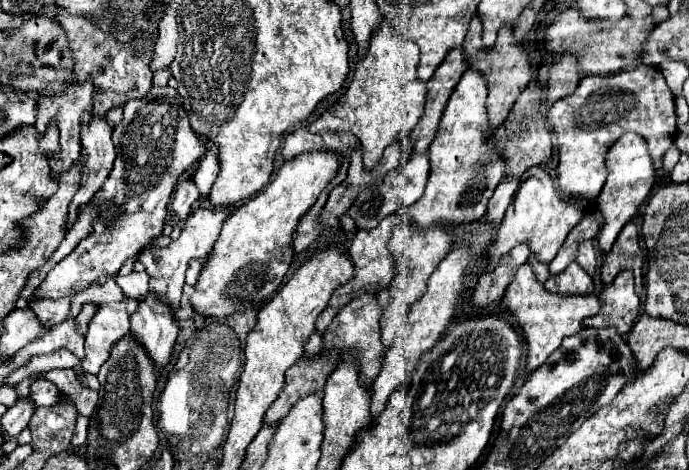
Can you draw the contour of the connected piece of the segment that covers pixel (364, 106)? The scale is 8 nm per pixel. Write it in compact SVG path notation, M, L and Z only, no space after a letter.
M382 22L370 38L366 54L358 60L352 82L336 104L332 104L316 122L310 124L312 132L338 130L358 136L364 148L364 166L374 168L382 150L390 146L402 132L414 130L426 104L426 82L416 76L418 44L404 40L390 22Z

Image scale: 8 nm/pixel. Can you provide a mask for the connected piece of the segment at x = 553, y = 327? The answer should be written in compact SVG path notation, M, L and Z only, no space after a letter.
M526 262L522 264L510 286L504 294L504 304L516 314L518 324L524 330L526 342L528 342L528 370L536 370L546 362L546 358L562 344L562 340L570 334L576 334L582 330L582 322L586 316L594 316L600 310L600 294L556 294L548 292L542 282L536 280L536 274L532 266Z

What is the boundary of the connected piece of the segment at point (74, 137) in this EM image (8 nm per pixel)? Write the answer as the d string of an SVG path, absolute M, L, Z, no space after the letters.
M72 80L70 84L66 84L66 90L60 94L62 98L50 98L50 96L40 96L36 100L36 128L40 132L46 130L48 122L54 118L58 122L60 128L60 154L58 158L50 158L50 166L54 166L54 178L58 178L64 170L68 170L72 166L72 162L80 156L80 128L82 124L86 124L86 106L90 106L92 102L92 94L94 94L94 84L92 80L84 80L84 82L76 82Z

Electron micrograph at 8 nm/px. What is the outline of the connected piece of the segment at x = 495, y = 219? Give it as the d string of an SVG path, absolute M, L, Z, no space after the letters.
M508 176L504 182L498 184L498 188L494 190L490 202L488 202L488 220L492 224L500 224L502 218L504 218L504 212L506 208L510 206L516 190L520 186L520 178L518 176Z

